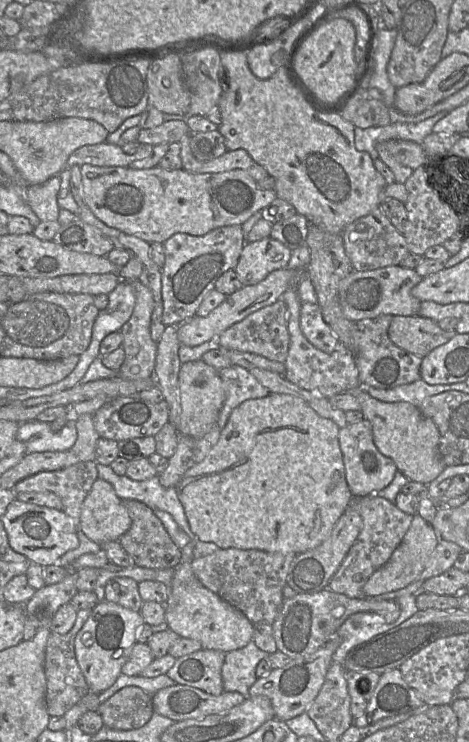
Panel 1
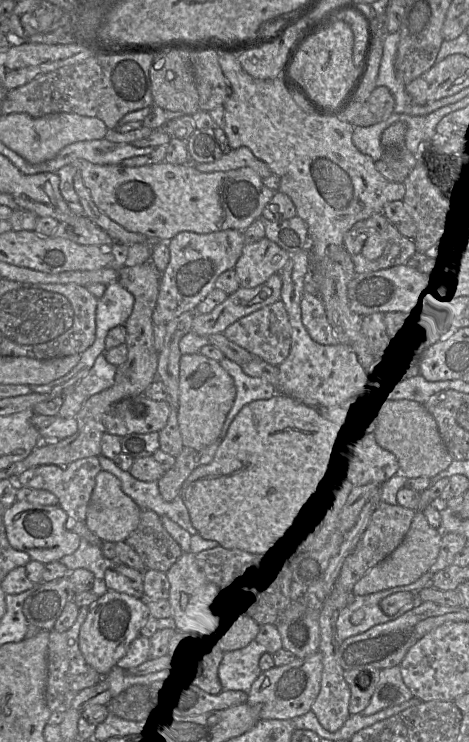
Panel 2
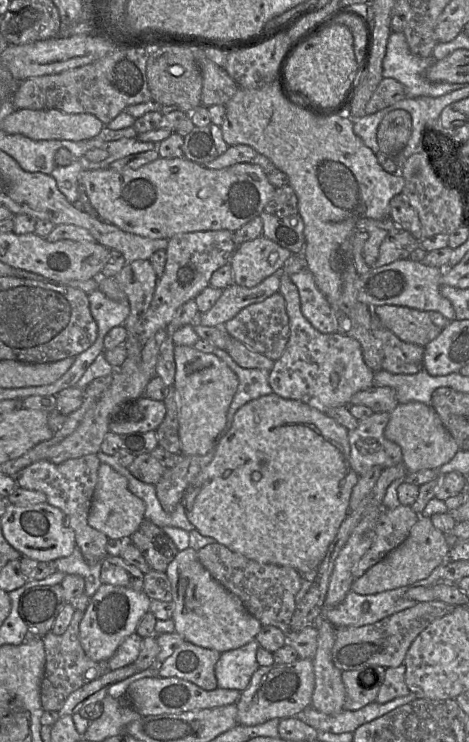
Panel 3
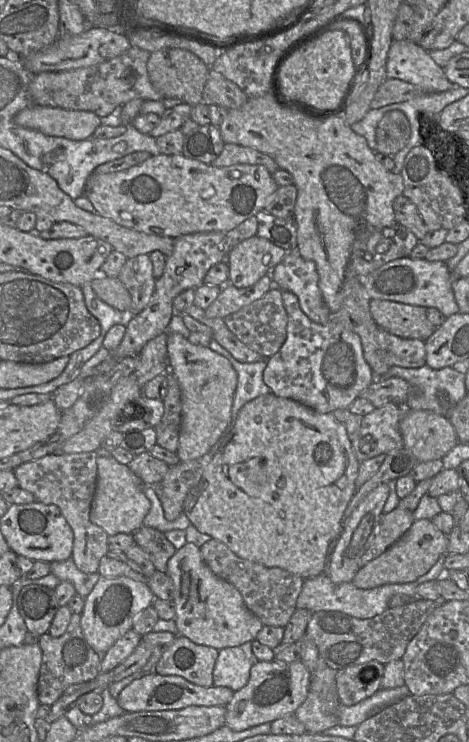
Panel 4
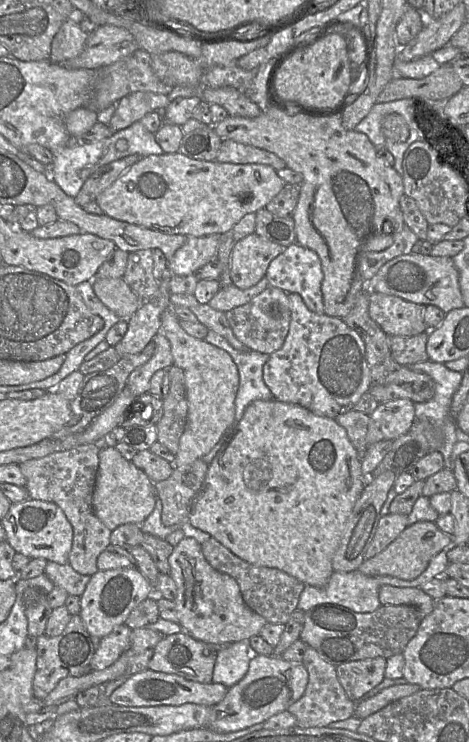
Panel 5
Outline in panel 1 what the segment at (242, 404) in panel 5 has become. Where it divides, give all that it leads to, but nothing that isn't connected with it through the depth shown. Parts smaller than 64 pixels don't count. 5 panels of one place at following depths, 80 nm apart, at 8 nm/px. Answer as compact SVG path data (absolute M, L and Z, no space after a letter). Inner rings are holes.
M232 365L220 369L218 372L225 393L225 401L217 420L221 432L233 409L247 400L267 397L271 392L253 377L247 369L240 366Z

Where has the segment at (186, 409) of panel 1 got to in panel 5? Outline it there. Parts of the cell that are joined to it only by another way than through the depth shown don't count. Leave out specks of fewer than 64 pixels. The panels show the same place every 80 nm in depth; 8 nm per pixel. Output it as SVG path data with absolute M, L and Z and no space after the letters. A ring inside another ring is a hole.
M169 307L161 316L161 333L171 345L173 364L181 368L185 376L188 415L174 467L182 467L201 459L216 445L235 419L235 398L239 387L239 373L231 356L205 339L196 339L187 334L179 319Z

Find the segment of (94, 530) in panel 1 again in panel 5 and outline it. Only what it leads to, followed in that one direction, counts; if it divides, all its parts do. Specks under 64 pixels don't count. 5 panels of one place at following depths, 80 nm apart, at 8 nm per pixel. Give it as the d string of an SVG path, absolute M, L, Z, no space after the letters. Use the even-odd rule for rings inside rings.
M115 447L101 448L98 458L99 467L93 492L93 511L96 517L110 531L123 524L141 524L155 508L154 483Z

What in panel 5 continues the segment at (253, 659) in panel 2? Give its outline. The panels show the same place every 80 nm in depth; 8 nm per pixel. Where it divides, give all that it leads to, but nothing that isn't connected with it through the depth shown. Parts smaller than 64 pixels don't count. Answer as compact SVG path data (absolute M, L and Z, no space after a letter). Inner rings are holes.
M242 640L221 647L217 653L212 682L221 683L227 688L237 684L246 675L252 657L249 640Z

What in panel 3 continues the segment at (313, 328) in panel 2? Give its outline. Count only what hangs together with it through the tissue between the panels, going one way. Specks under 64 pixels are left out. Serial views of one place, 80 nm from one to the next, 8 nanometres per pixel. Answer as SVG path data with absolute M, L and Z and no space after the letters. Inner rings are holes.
M304 268L292 274L291 280L299 292L302 314L311 325L323 334L337 332L338 325L331 306L316 286L313 274Z

